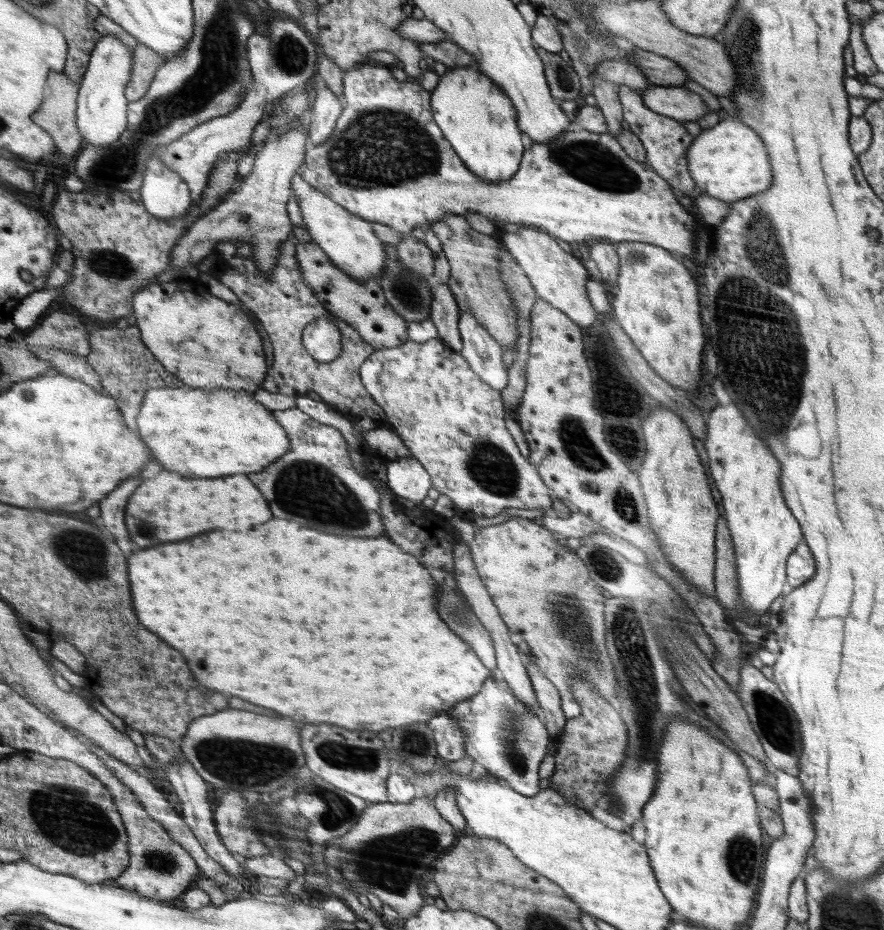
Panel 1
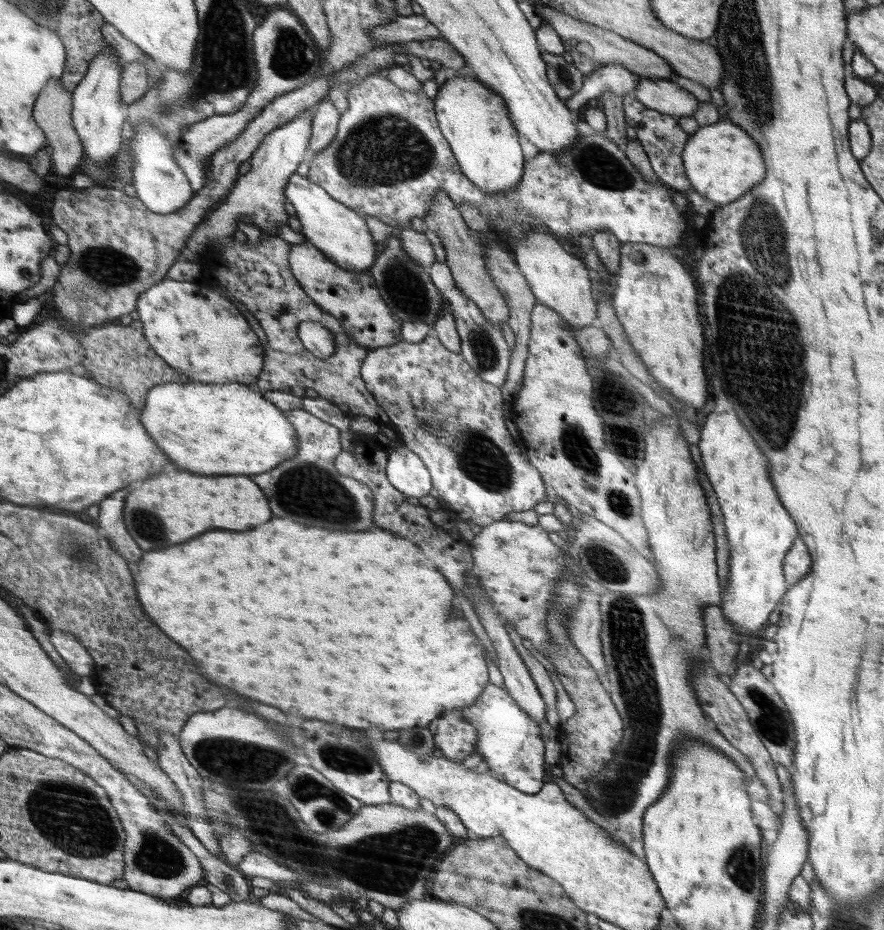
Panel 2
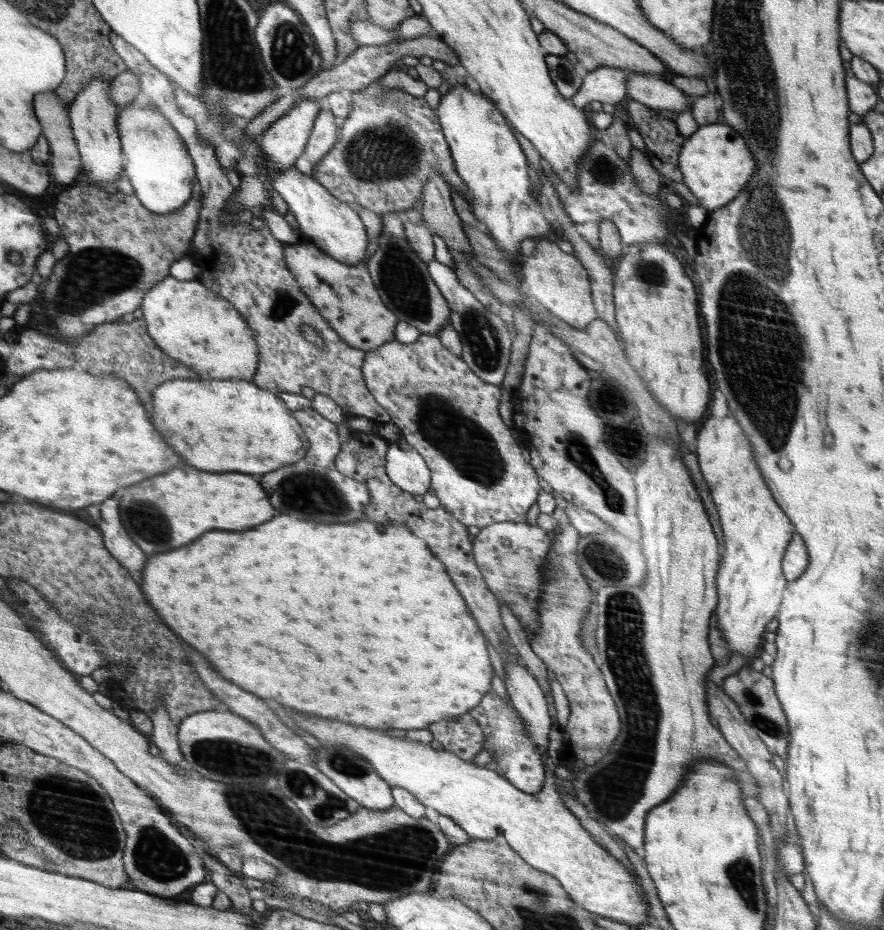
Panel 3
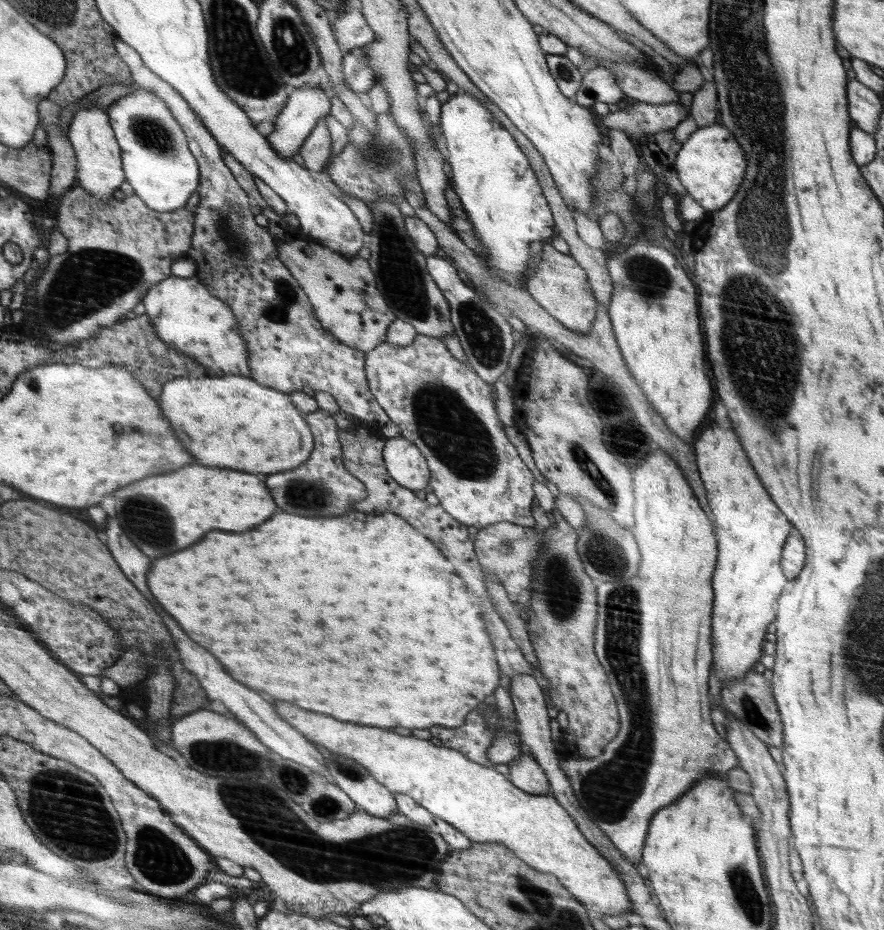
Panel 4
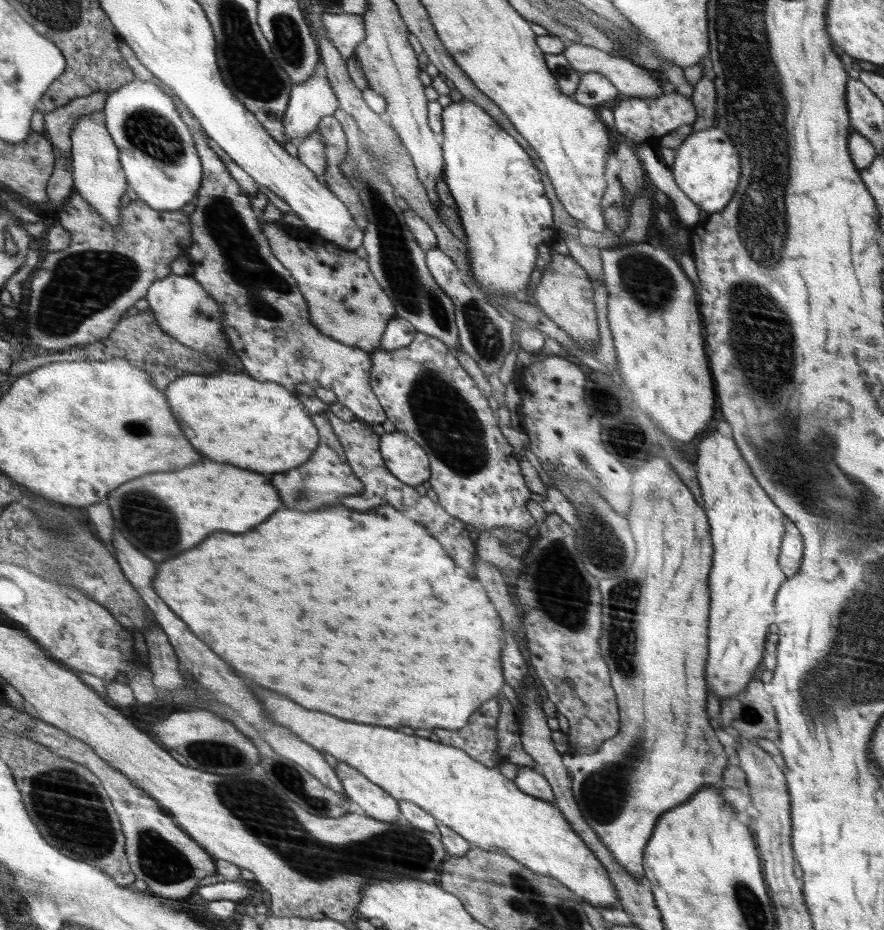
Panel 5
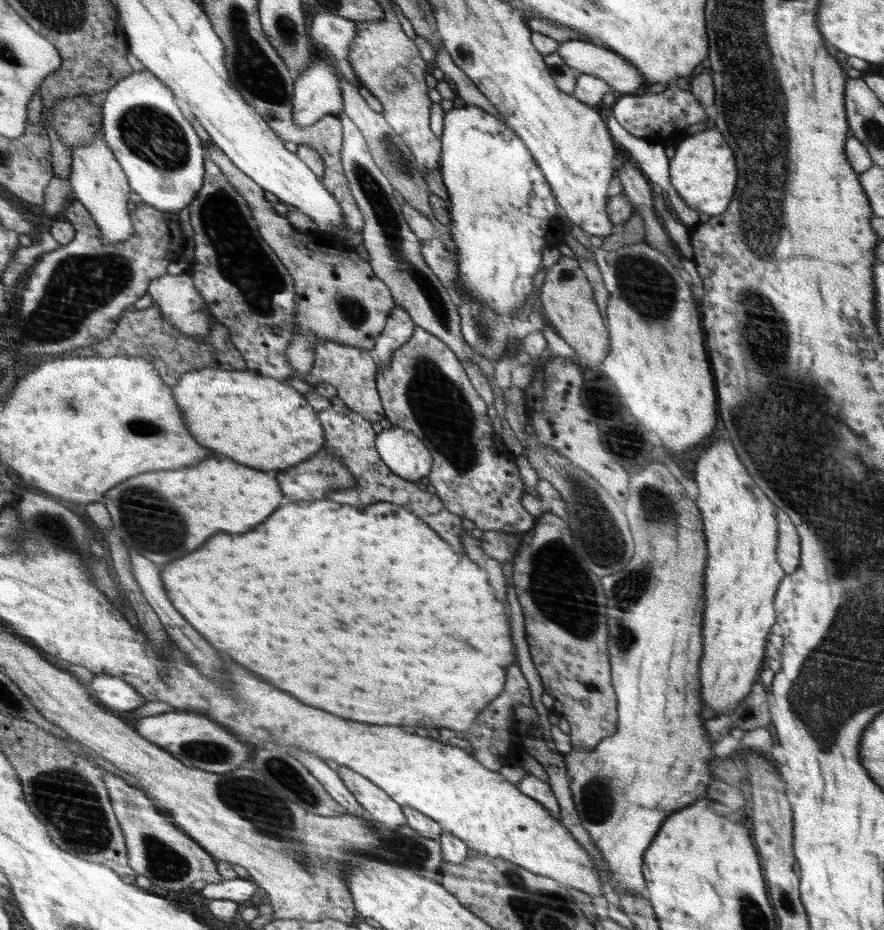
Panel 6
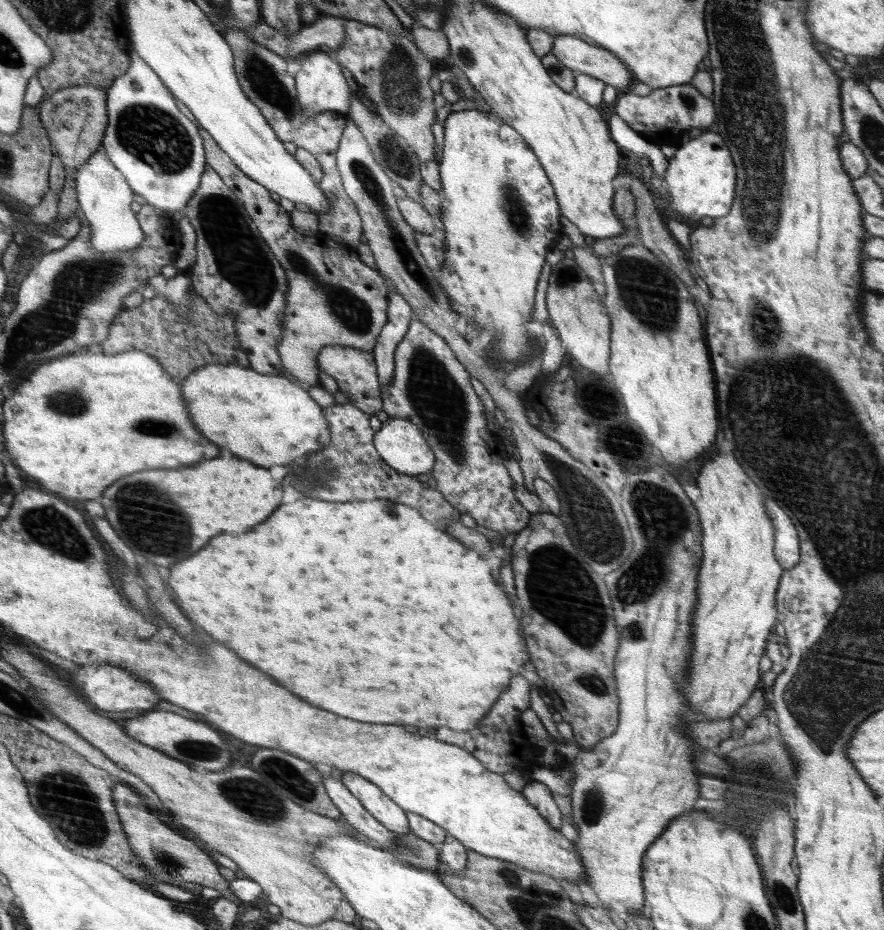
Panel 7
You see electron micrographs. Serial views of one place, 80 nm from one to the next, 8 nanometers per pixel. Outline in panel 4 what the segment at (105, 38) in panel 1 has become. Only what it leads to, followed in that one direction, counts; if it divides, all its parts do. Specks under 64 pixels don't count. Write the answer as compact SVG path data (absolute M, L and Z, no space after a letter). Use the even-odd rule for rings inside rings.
M98 105L79 108L71 119L67 134L77 158L76 185L96 197L100 204L108 204L107 200L114 197L114 190L120 189L120 184L124 182L123 152L113 131L108 110Z

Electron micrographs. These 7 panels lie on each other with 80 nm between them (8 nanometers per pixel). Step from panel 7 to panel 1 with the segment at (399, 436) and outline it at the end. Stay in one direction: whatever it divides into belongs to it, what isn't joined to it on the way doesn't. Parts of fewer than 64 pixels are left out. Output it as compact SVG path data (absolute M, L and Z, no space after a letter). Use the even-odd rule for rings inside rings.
M414 456L397 458L389 464L390 491L407 501L410 505L421 504L427 492L433 488L429 471Z

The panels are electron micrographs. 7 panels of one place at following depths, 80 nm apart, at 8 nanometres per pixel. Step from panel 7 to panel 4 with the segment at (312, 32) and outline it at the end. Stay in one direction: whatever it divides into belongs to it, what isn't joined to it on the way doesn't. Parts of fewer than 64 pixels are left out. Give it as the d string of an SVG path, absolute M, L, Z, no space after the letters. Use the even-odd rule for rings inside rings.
M357 10L338 15L334 22L331 22L331 26L344 53L370 44L375 39L373 30Z

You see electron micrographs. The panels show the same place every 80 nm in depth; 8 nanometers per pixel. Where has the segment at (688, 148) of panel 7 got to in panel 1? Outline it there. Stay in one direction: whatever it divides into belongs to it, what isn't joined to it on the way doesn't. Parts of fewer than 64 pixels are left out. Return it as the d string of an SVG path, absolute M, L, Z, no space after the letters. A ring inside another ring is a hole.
M725 118L720 120L716 126L702 131L689 147L688 161L689 171L704 194L730 204L748 198L752 194L768 190L773 178L773 172L770 172L772 165L770 164L769 151L766 152L764 142L760 140L760 136L752 128L746 126L738 118Z

